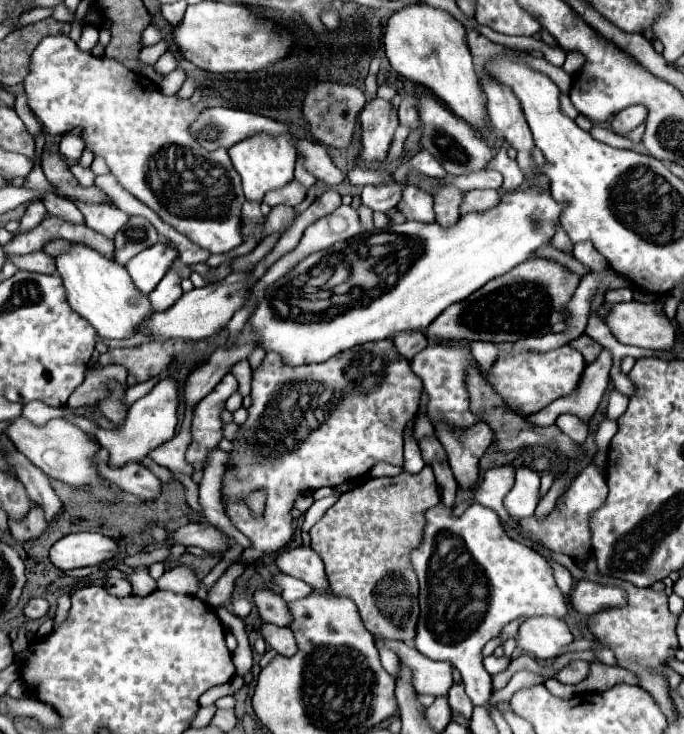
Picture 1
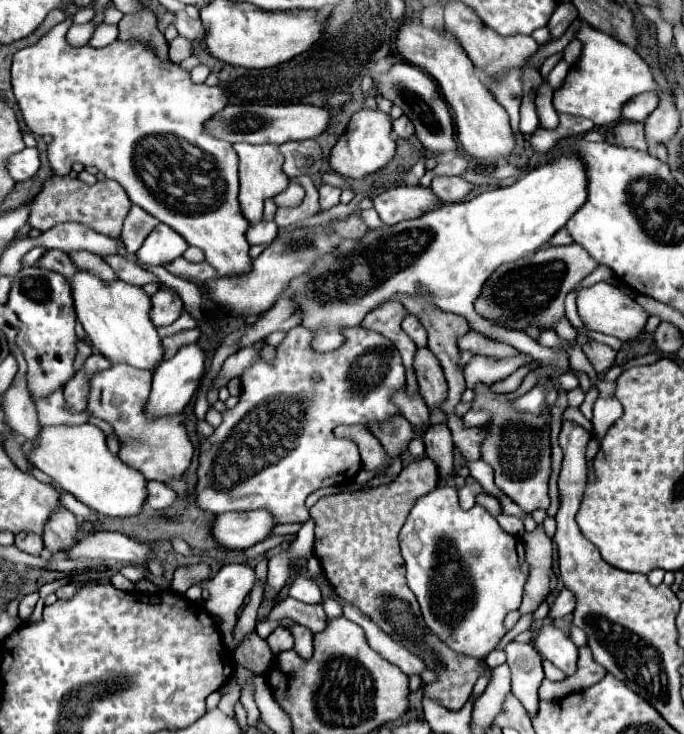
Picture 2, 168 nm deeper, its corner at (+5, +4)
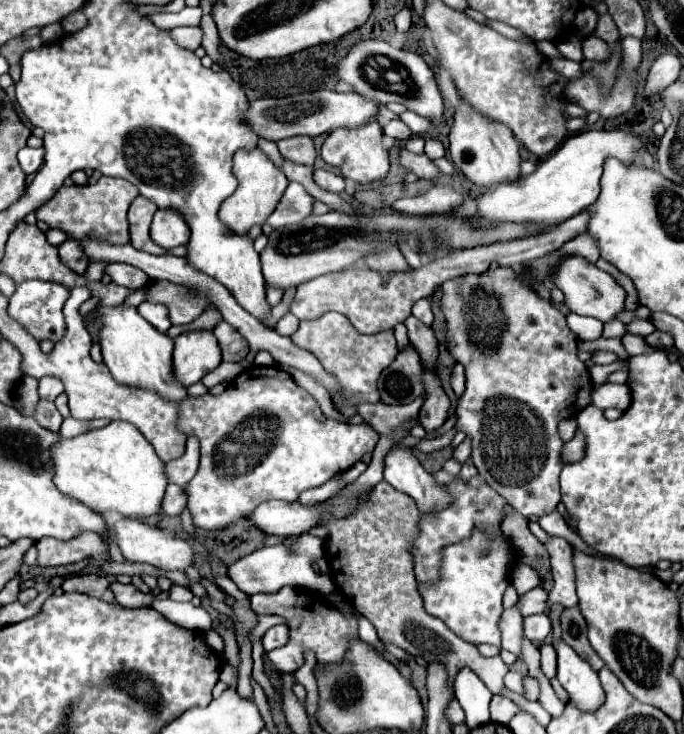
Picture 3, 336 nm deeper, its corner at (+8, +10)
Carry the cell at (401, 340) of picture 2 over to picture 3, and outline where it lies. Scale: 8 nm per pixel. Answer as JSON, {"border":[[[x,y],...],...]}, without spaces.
{"border":[[[582,211],[582,213],[562,221],[554,229],[540,233],[538,237],[506,241],[502,245],[482,245],[478,249],[460,249],[460,251],[454,251],[446,257],[438,257],[436,261],[428,261],[418,269],[410,267],[410,269],[398,271],[398,273],[380,273],[380,271],[358,265],[358,267],[346,269],[340,273],[322,275],[312,281],[306,281],[298,287],[290,311],[300,321],[318,319],[320,315],[324,315],[328,311],[338,311],[338,313],[346,315],[360,333],[378,333],[378,331],[394,329],[396,323],[402,323],[410,315],[410,307],[414,305],[414,301],[418,301],[422,297],[432,297],[434,291],[446,279],[454,279],[458,275],[468,275],[468,273],[484,273],[492,261],[496,261],[498,265],[508,265],[508,267],[516,267],[520,263],[530,263],[538,257],[544,257],[544,255],[560,249],[566,241],[574,239],[576,235],[586,233],[588,221],[590,221],[590,213]]]}

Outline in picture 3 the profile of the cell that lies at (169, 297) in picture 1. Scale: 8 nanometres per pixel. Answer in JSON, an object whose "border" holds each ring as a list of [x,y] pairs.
{"border":[[[144,301],[144,303],[138,305],[138,313],[140,313],[150,325],[154,325],[160,333],[166,333],[166,331],[172,327],[172,323],[170,323],[170,319],[168,319],[168,309],[166,309],[164,305]]]}

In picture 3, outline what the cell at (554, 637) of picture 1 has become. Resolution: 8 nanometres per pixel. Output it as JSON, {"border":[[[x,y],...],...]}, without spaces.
{"border":[[[564,641],[556,643],[558,653],[558,681],[568,691],[570,703],[580,711],[596,711],[604,703],[604,689],[598,681],[598,673],[576,655]]]}

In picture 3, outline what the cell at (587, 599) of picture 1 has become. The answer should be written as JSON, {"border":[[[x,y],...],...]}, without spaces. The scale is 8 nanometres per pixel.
{"border":[[[536,587],[536,589],[530,589],[528,593],[524,593],[518,599],[516,607],[524,617],[534,615],[534,613],[546,613],[546,599],[548,599],[548,593],[542,587]]]}

